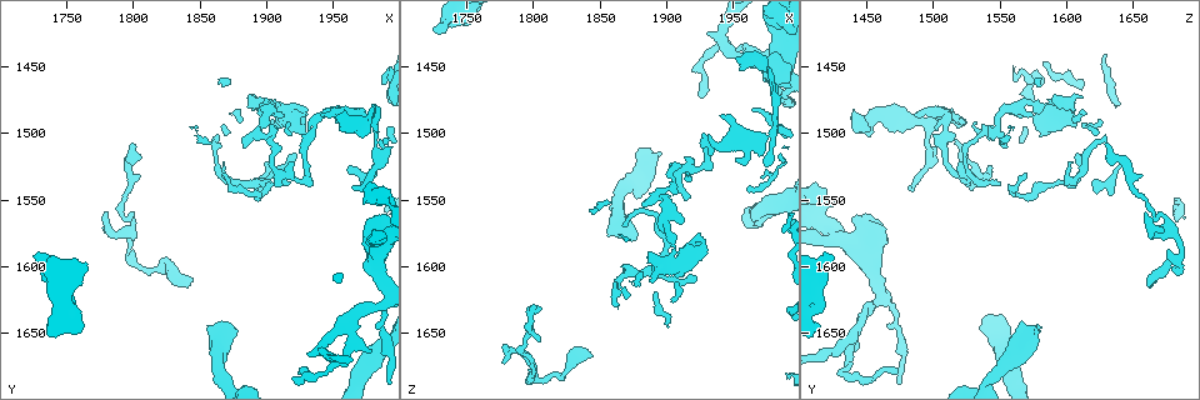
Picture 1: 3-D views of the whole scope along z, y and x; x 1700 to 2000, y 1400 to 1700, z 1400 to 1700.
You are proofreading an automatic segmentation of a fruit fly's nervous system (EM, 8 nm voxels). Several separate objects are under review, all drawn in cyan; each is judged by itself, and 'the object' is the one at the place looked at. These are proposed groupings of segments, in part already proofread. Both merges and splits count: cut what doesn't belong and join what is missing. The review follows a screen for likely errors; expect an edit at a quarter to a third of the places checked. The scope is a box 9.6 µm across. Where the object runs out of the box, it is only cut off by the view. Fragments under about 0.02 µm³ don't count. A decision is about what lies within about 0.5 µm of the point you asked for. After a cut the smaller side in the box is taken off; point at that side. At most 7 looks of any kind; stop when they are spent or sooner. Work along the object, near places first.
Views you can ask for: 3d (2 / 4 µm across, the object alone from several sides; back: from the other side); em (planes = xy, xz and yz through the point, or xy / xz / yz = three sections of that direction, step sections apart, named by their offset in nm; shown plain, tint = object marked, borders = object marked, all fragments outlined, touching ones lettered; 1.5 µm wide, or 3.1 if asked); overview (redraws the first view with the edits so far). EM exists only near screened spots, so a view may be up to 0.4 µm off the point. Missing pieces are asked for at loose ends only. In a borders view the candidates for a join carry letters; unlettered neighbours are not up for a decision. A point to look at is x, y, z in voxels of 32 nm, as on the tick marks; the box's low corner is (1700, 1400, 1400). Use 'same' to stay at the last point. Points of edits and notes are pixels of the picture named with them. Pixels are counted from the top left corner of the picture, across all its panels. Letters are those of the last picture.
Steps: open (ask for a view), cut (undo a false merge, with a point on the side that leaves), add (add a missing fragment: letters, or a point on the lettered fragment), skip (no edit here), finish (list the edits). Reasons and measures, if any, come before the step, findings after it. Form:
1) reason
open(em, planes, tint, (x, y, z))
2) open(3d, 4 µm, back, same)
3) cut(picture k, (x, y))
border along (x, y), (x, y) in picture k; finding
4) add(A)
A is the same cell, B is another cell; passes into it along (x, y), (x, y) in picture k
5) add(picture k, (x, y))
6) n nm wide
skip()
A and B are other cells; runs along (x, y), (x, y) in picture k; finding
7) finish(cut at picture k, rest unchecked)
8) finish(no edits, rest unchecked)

open(em, yz, step 8, borders, (1976, 1664, 1436))

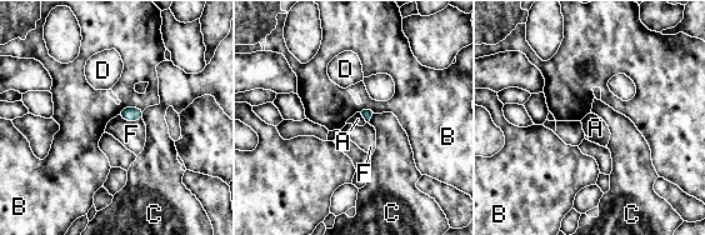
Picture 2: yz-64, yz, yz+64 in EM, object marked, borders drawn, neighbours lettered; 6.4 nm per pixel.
cut it another way
open(em, planes, borders, same)

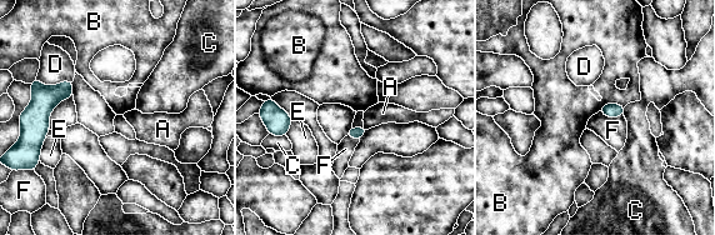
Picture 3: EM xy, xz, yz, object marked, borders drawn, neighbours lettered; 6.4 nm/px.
D touches over 240 nm
skip()
A, B, C, D, E and F are other cells; no lettered fragment goes on from it

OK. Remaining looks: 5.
long arm stops here
open(em, planes, borders, (1928, 1676, 1472))

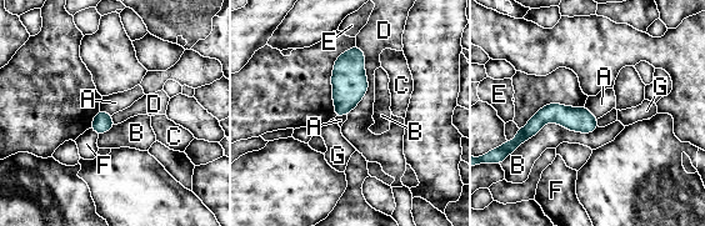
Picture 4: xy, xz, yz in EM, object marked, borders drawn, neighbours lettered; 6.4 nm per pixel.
skip()
A, B, C, D, E, F and G are other cells; runs along (594, 121), (543, 116), (520, 135) in picture 4; none of them fits

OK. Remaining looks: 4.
free end
open(em, planes, borders, (1872, 1642, 1578))

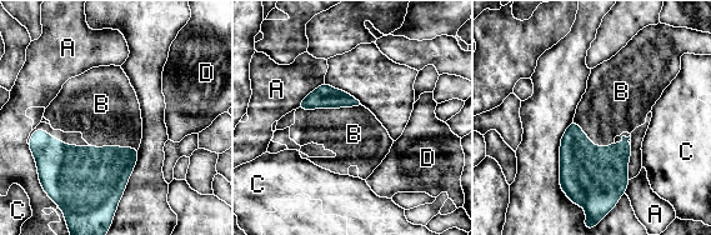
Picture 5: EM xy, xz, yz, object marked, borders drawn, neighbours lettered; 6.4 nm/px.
add(picture 5, (354, 134))
B is the same cell, A, C and D are other cells; passes into it along (325, 96), (329, 108), (354, 134) in picture 5; it goes on there

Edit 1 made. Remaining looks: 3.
finish(add at picture 5, rest unchecked)

